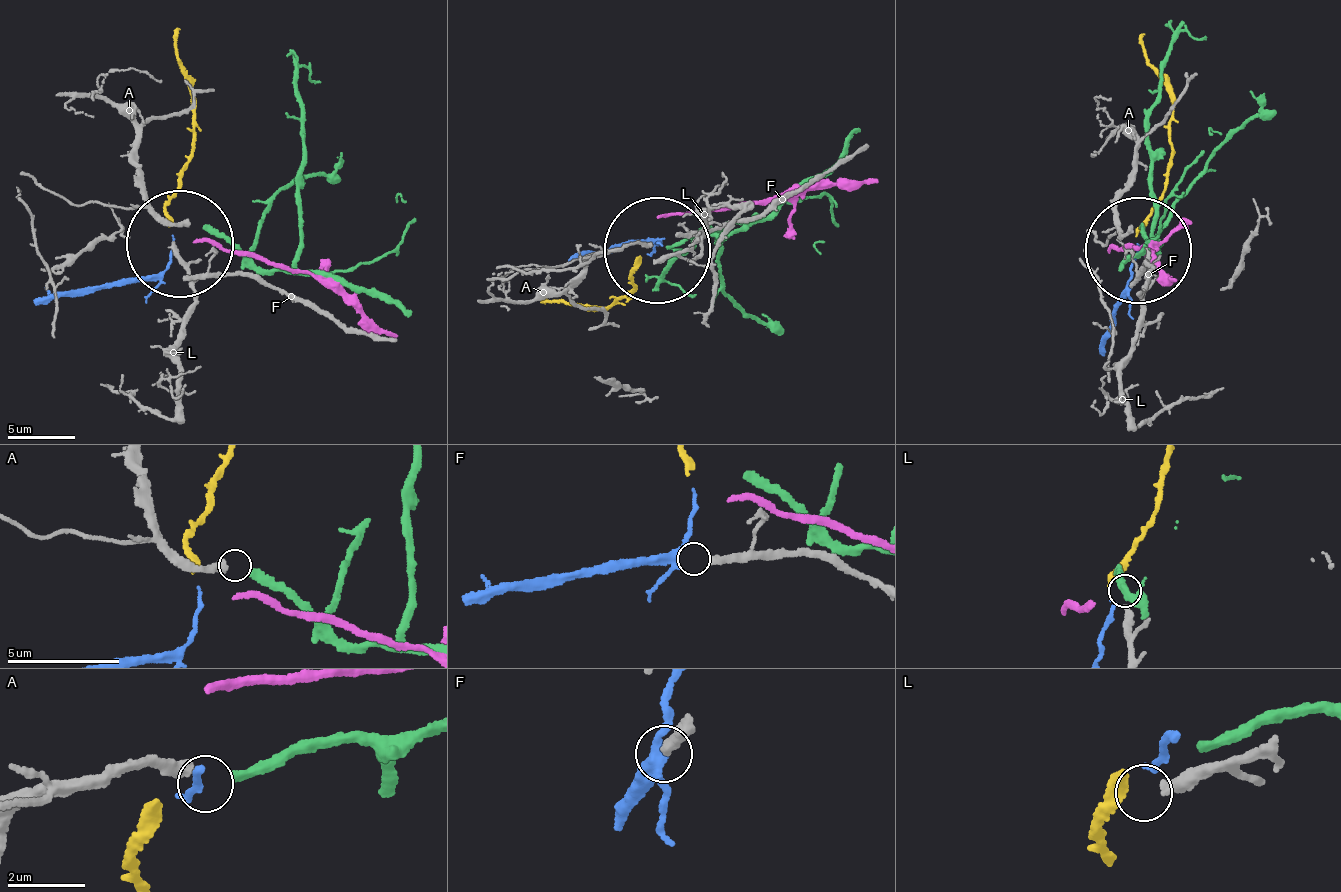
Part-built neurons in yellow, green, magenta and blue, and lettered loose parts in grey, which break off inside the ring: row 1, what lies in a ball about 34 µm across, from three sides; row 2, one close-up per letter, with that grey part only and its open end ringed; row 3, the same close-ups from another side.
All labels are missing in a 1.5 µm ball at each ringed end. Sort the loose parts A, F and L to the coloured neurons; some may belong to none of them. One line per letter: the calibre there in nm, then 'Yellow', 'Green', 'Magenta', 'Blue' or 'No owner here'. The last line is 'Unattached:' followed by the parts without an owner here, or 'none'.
A: Thickness 320 nm. Green
F: Thickness 320 nm. Blue
L: Thickness 300 nm. No owner here
Unattached: L

